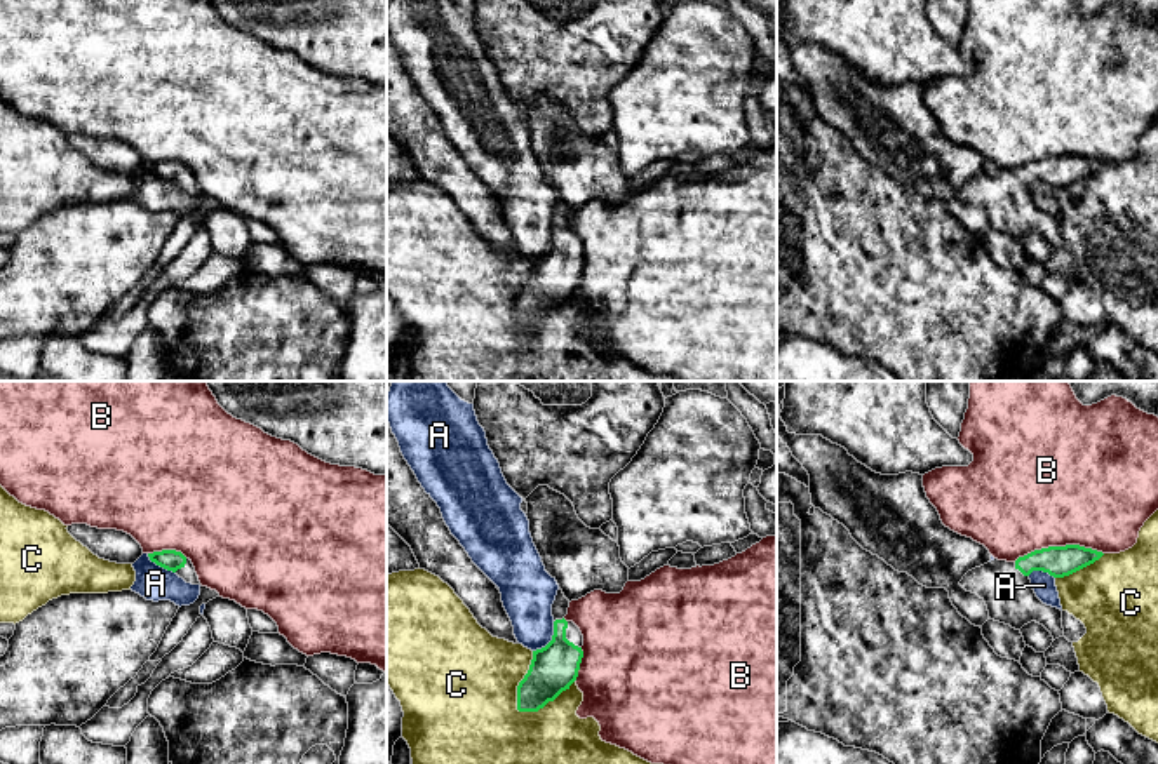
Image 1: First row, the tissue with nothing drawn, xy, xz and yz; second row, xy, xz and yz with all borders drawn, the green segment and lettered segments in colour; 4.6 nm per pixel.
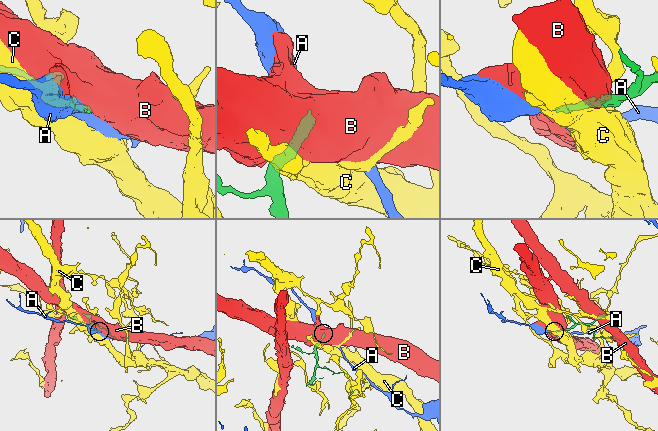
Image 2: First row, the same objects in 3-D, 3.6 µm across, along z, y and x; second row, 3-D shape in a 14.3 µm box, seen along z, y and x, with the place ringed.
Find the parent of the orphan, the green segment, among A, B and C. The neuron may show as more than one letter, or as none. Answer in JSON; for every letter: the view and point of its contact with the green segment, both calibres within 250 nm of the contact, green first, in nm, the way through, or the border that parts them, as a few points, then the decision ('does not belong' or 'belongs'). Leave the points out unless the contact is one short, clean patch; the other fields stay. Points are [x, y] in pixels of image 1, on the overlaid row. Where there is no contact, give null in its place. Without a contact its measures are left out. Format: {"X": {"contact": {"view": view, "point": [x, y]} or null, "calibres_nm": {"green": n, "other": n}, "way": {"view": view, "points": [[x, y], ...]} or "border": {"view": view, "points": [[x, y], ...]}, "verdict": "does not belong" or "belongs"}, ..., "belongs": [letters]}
{"A": {"contact": {"view": "xz", "point": [552, 639]}, "calibres_nm": {"green": 220, "other": 260}, "border": {"view": "xz", "points": [[554, 622], [551, 639], [533, 651]]}, "verdict": "does not belong"}, "B": {"contact": {"view": "yz", "point": [1057, 547]}, "calibres_nm": {"green": 140, "other": 500}, "verdict": "does not belong"}, "C": {"contact": {"view": "xz", "point": [544, 705]}, "calibres_nm": {"green": 220, "other": 280}, "verdict": "does not belong"}, "belongs": []}

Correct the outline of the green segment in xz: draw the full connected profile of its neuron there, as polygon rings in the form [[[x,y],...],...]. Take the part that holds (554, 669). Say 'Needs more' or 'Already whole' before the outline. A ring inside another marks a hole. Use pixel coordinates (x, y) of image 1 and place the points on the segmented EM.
Needs more. [[[557,590],[552,604],[552,640],[533,651],[528,674],[517,686],[517,710],[538,712],[576,680],[583,658],[583,635],[573,621],[566,621],[569,600]]]

